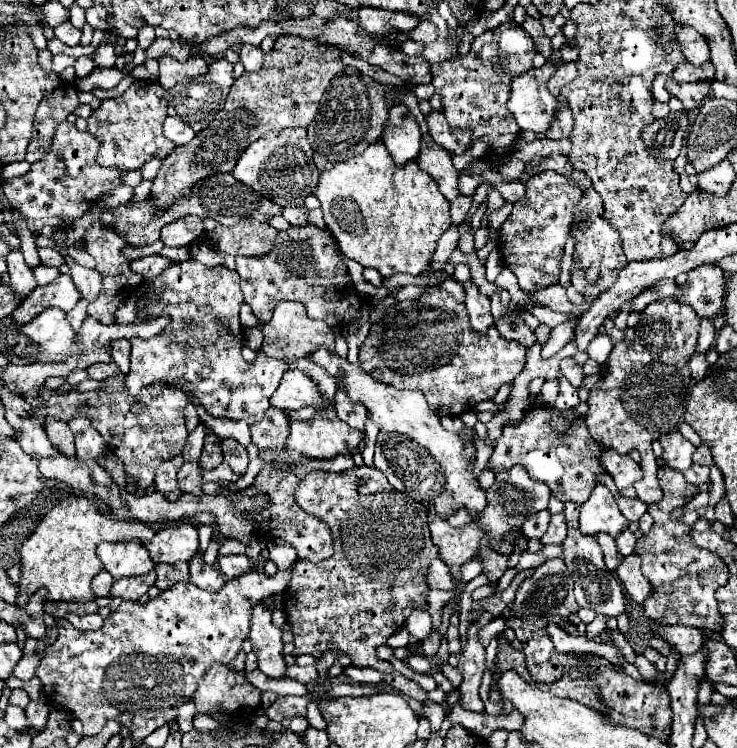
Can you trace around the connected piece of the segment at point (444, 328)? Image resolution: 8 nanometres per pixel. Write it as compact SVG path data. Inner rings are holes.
M432 288L420 300L404 300L398 306L436 306L436 320L432 322L418 322L418 324L402 324L402 312L390 312L380 324L370 328L368 338L360 346L358 362L360 366L372 374L380 382L390 382L396 388L416 388L422 390L428 406L436 412L436 416L460 416L474 408L482 400L490 400L502 384L512 384L514 378L524 370L526 352L516 340L506 340L500 336L496 328L490 328L486 336L474 332L468 322L466 306L456 302L446 290Z

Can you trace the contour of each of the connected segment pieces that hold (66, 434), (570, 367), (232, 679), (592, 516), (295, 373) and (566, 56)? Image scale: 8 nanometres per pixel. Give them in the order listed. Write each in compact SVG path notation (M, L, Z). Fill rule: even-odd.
M46 420L44 428L46 428L52 444L62 454L76 456L76 452L74 452L74 436L72 436L72 432L70 432L70 428L68 428L66 422L62 422L62 420Z
M564 358L564 360L560 362L560 370L562 370L562 374L568 378L568 382L570 382L574 388L580 388L580 386L582 386L586 374L582 372L582 368L576 364L574 358Z
M214 664L210 672L200 680L192 700L200 714L208 714L212 708L240 710L260 706L260 690L256 690L242 672L236 672L224 664Z
M598 484L590 498L582 504L580 510L580 530L584 534L608 532L614 538L628 528L628 520L618 510L614 496L604 484Z
M296 368L288 370L282 376L282 382L280 382L278 390L274 392L270 404L280 410L300 410L304 406L314 406L318 410L326 410L326 408L334 406L324 400L324 396L320 394L314 380Z
M566 38L566 42L562 44L562 60L564 62L576 62L578 57L578 46L574 44L574 38Z

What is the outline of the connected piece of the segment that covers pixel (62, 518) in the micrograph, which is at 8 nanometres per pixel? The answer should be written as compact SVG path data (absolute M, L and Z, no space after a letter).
M70 496L54 506L36 526L32 536L22 544L20 562L22 562L22 578L18 584L18 604L26 604L30 596L38 588L46 588L50 601L72 600L72 602L88 602L96 600L90 582L92 578L104 570L100 558L96 556L96 548L100 542L130 542L134 538L142 538L148 542L154 538L154 530L142 522L116 520L108 512L104 512L94 498L86 496Z

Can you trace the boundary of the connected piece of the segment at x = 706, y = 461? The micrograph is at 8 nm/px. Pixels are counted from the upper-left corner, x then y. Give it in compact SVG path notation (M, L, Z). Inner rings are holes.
M702 442L696 450L696 456L694 456L694 462L696 464L704 464L704 466L710 466L712 464L712 454L710 454L710 446L706 442Z

